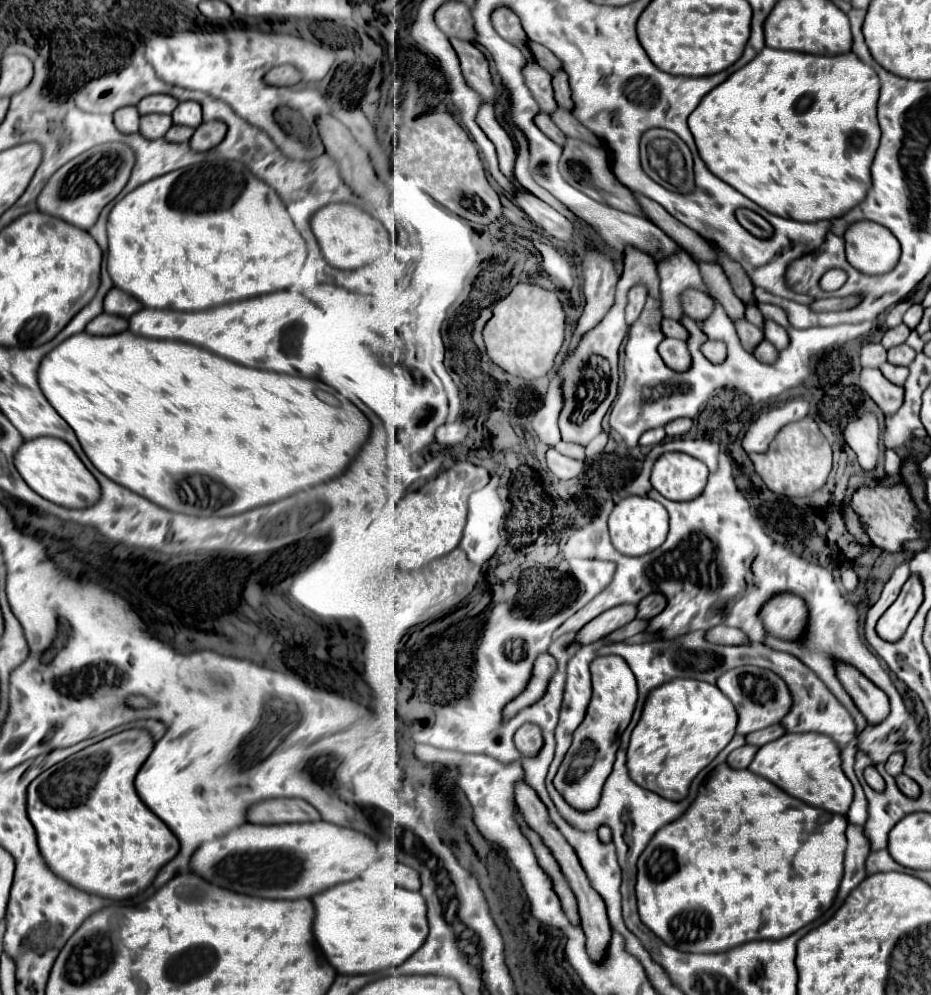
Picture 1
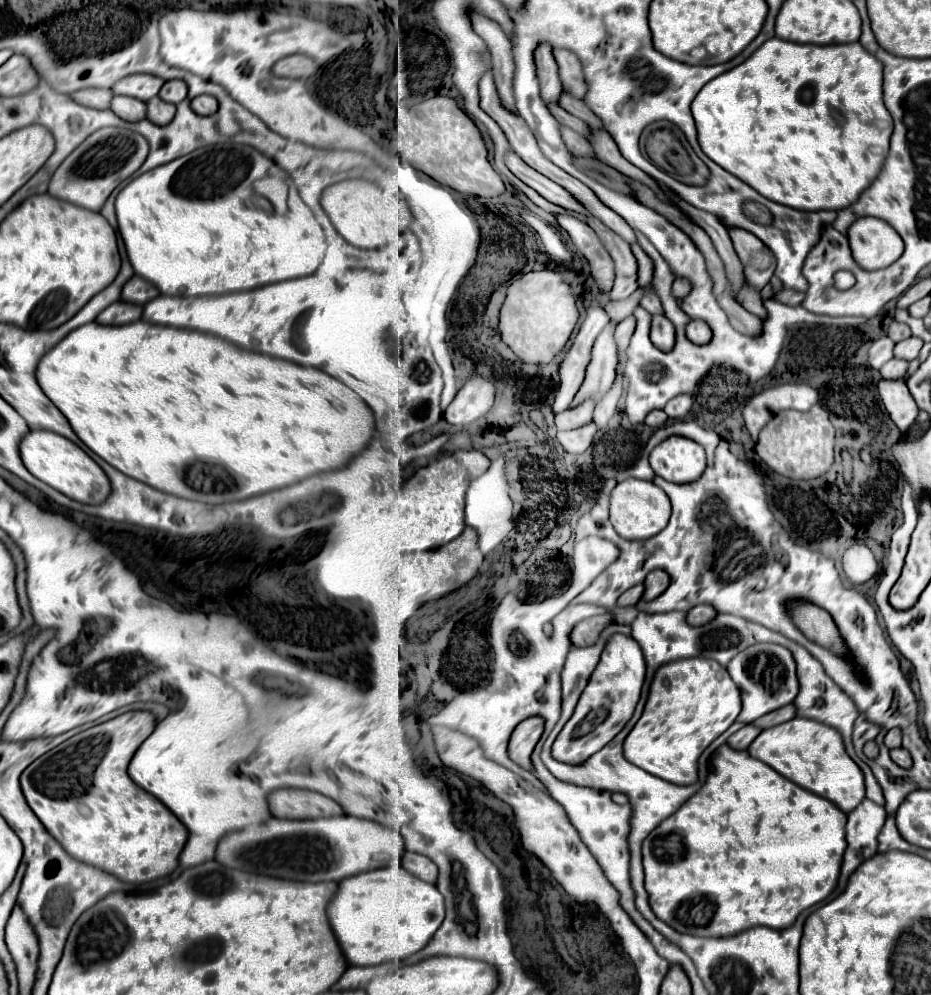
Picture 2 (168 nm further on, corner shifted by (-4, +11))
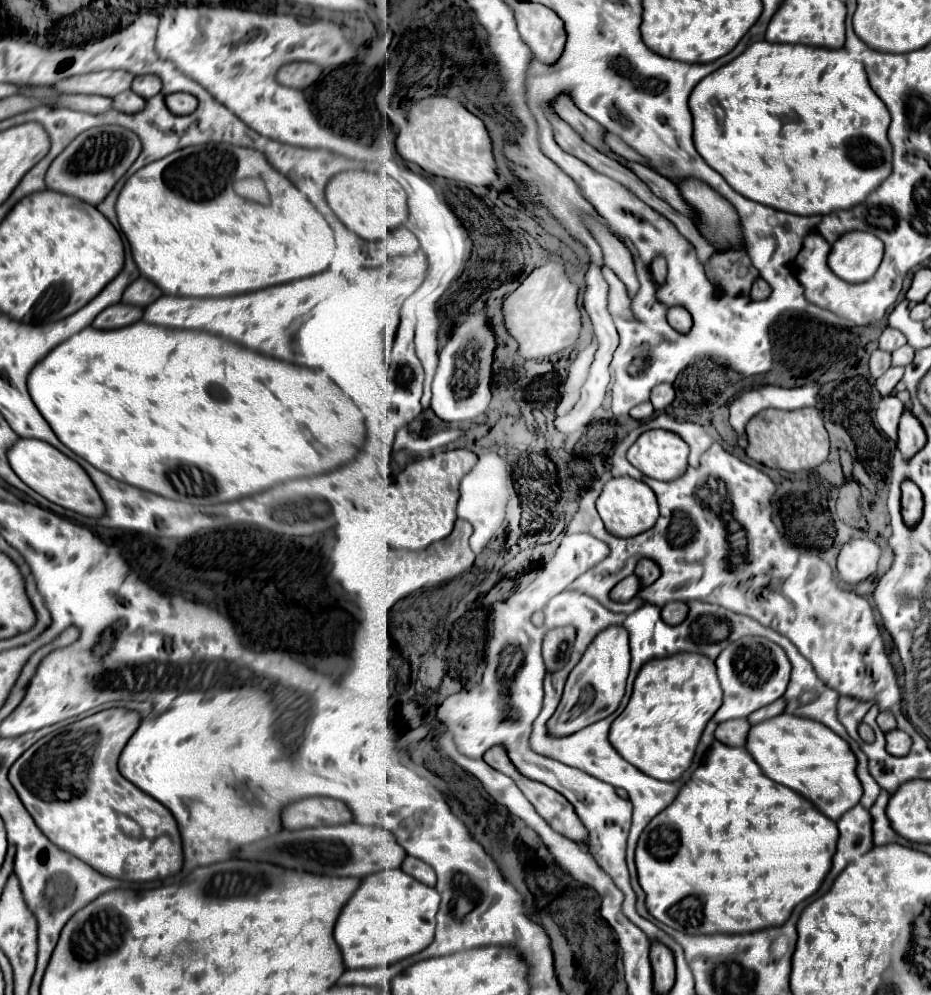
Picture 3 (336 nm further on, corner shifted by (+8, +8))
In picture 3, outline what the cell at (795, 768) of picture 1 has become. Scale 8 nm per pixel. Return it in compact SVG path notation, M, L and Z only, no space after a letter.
M782 713L774 719L754 725L744 747L772 781L794 789L812 801L832 821L838 821L850 807L858 805L862 797L854 753L844 739L818 721Z

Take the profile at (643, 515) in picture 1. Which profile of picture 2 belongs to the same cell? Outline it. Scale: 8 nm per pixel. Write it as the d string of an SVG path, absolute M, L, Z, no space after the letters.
M630 478L624 482L618 482L612 490L610 498L610 522L616 528L616 532L626 540L642 540L658 534L662 528L666 528L670 518L670 500L662 488L658 488L654 482L644 482L638 478Z

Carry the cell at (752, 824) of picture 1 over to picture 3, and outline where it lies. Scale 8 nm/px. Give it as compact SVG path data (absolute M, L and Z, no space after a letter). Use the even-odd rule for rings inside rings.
M712 743L710 751L706 755L706 761L694 771L692 779L680 789L678 797L670 807L666 807L662 813L654 817L654 821L648 823L648 827L642 831L636 847L636 869L638 869L638 883L642 891L646 893L646 909L652 917L656 917L660 923L686 933L750 933L760 931L768 927L780 927L790 917L792 909L814 895L824 881L826 873L832 867L832 855L836 851L838 841L838 829L832 819L822 815L808 799L798 795L792 789L786 789L784 785L778 785L770 781L762 769L756 765L756 761L750 757L750 753L744 747L726 747L724 743ZM712 857L720 857L722 863L714 863Z

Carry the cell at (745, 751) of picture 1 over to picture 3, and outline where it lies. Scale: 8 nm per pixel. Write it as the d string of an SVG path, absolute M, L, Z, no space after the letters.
M734 719L734 721L726 721L720 723L716 729L716 739L724 745L730 747L742 747L746 743L746 735L750 731L750 723L746 719Z

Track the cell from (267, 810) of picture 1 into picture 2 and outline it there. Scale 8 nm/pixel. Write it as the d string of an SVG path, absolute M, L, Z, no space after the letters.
M294 788L276 790L268 796L268 804L272 816L286 820L304 820L304 818L310 820L310 818L344 814L338 802L312 790L294 790Z

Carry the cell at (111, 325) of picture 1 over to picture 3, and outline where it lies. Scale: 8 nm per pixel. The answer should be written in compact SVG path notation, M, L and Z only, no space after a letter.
M116 303L116 305L106 307L102 313L98 313L96 319L92 321L92 327L94 329L120 329L142 319L142 311L144 311L142 307Z

